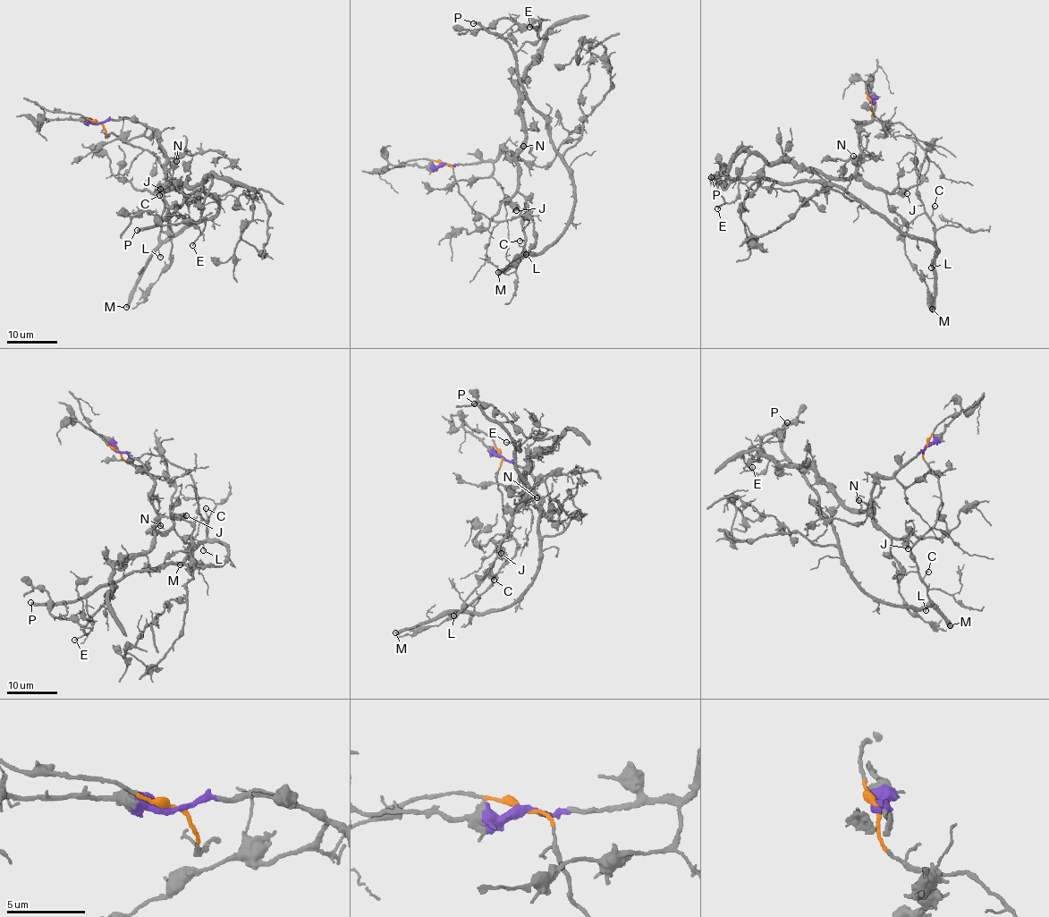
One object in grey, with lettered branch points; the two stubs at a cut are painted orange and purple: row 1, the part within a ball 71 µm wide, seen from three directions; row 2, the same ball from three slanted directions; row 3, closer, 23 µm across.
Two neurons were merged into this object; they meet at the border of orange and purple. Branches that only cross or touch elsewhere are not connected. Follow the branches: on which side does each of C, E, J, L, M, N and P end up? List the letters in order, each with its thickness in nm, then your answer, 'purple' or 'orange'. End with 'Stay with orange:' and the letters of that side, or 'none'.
C: 120 nm thick; orange
E: 130 nm thick; orange
J: 550 nm thick; purple
L: 130 nm thick; orange
M: 500 nm thick; orange
N: 90 nm thick; purple
P: 360 nm thick; orange
Stay with orange: C, E, L, M, P

